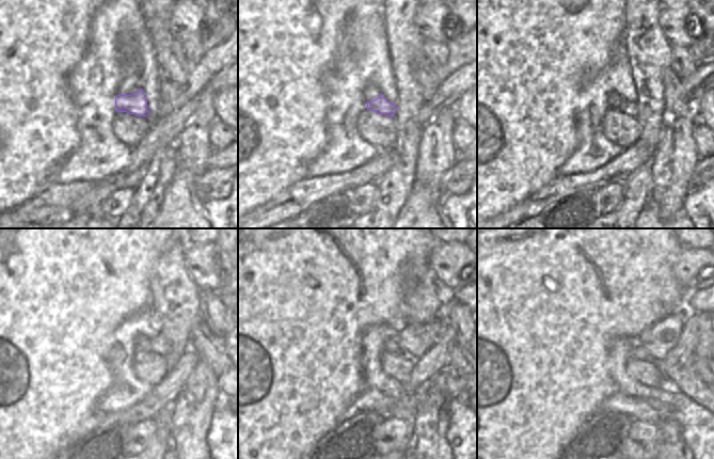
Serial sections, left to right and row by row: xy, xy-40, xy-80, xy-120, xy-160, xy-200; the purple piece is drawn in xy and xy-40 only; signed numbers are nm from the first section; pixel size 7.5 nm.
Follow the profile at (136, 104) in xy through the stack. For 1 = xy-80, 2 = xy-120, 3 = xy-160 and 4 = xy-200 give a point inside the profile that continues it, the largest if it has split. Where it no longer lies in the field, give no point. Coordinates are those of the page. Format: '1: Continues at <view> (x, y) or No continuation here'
1: Continues at xy-80 (630, 108)
2: Continues at xy-120 (158, 345)
3: Continues at xy-160 (414, 339)
4: Continues at xy-200 (659, 338)

